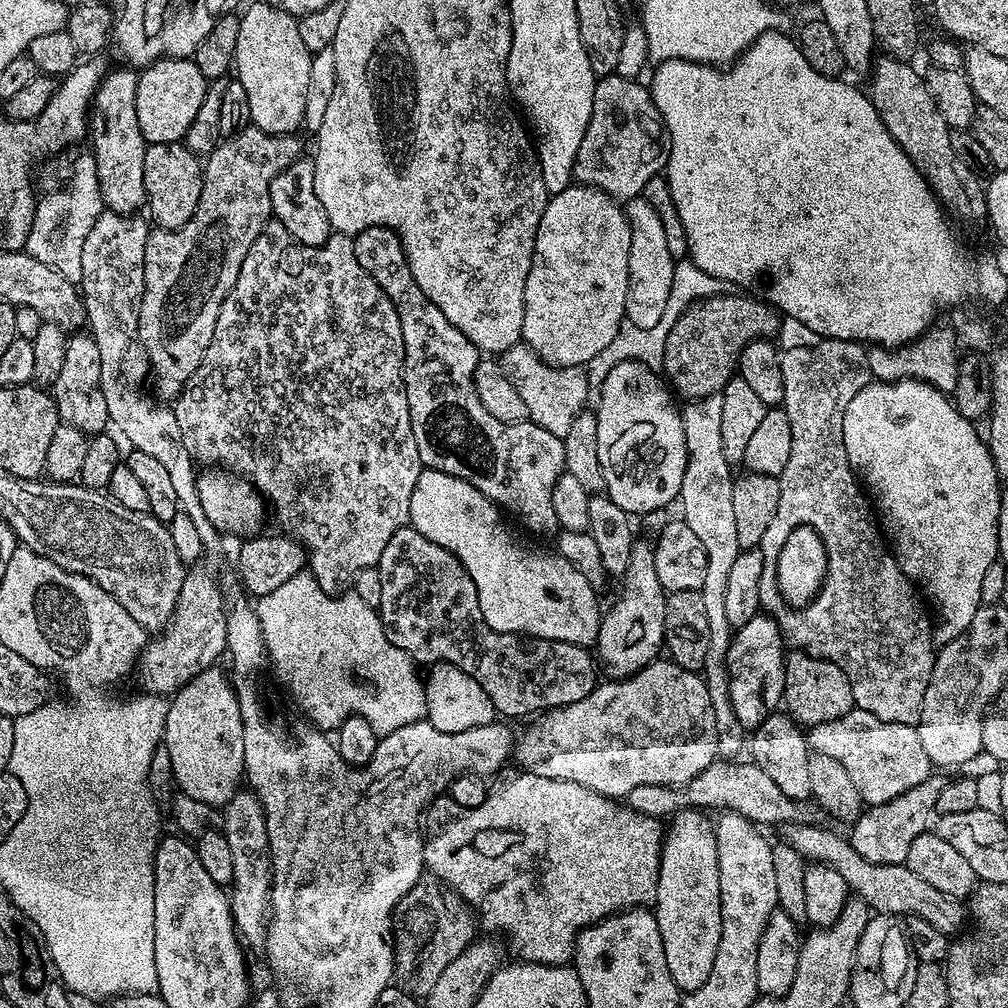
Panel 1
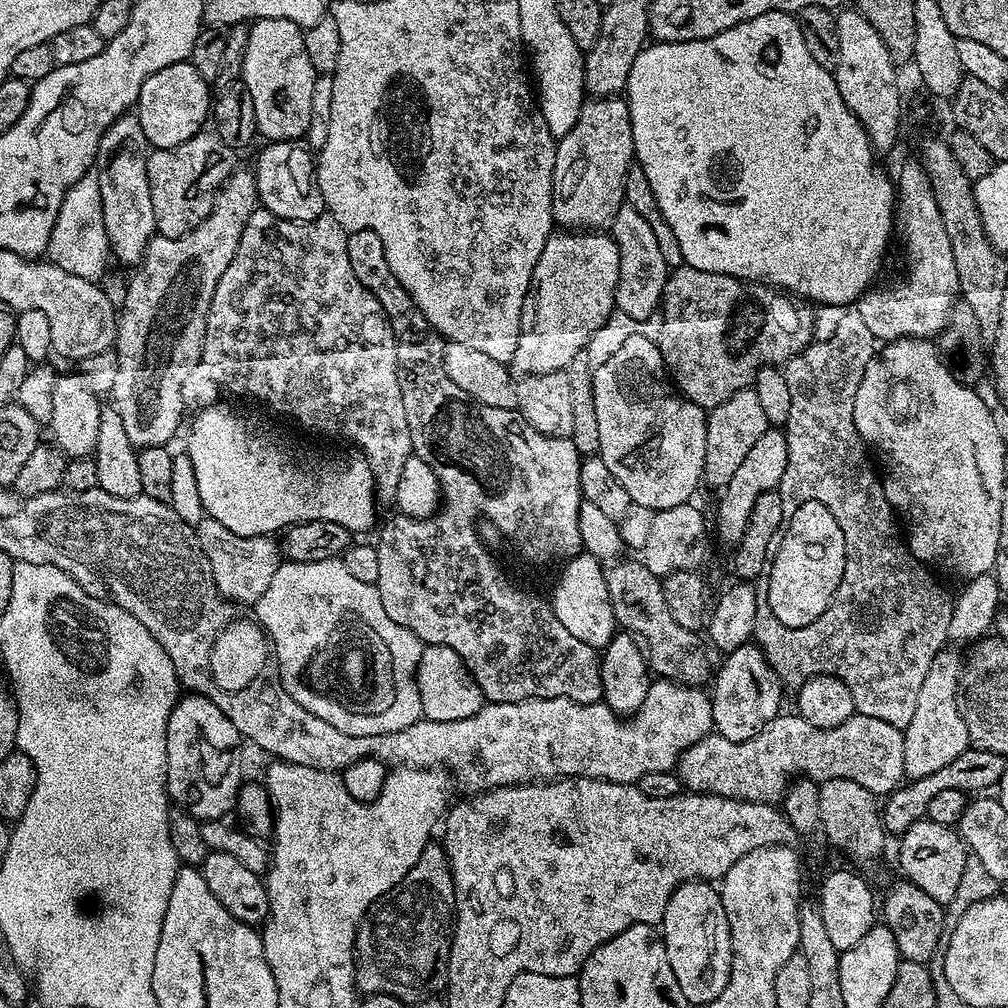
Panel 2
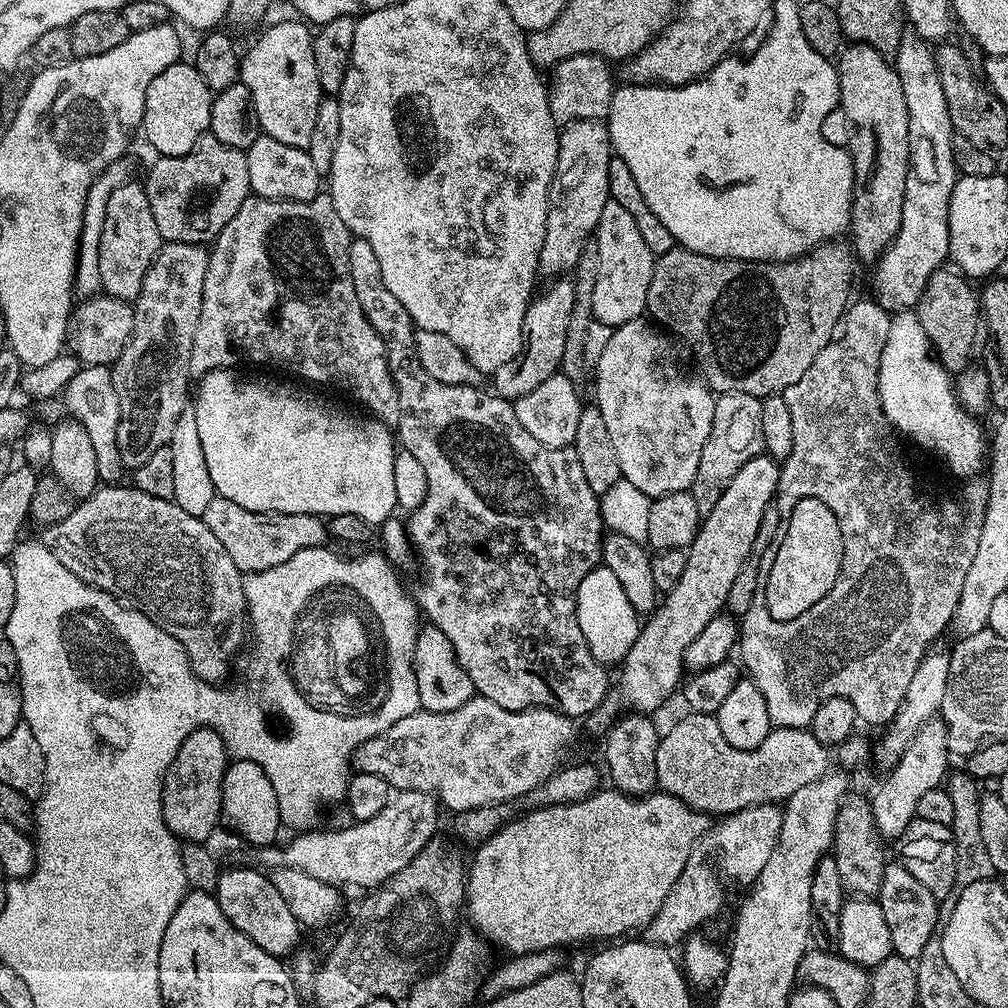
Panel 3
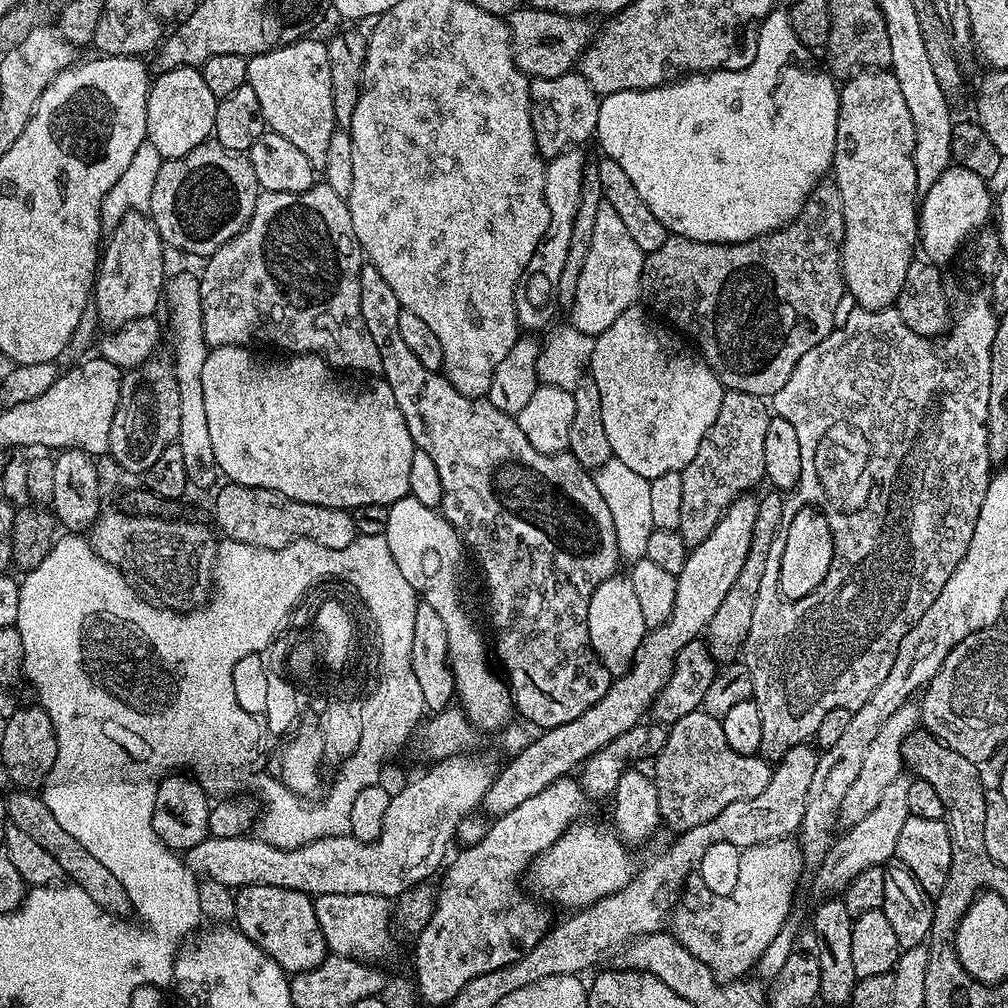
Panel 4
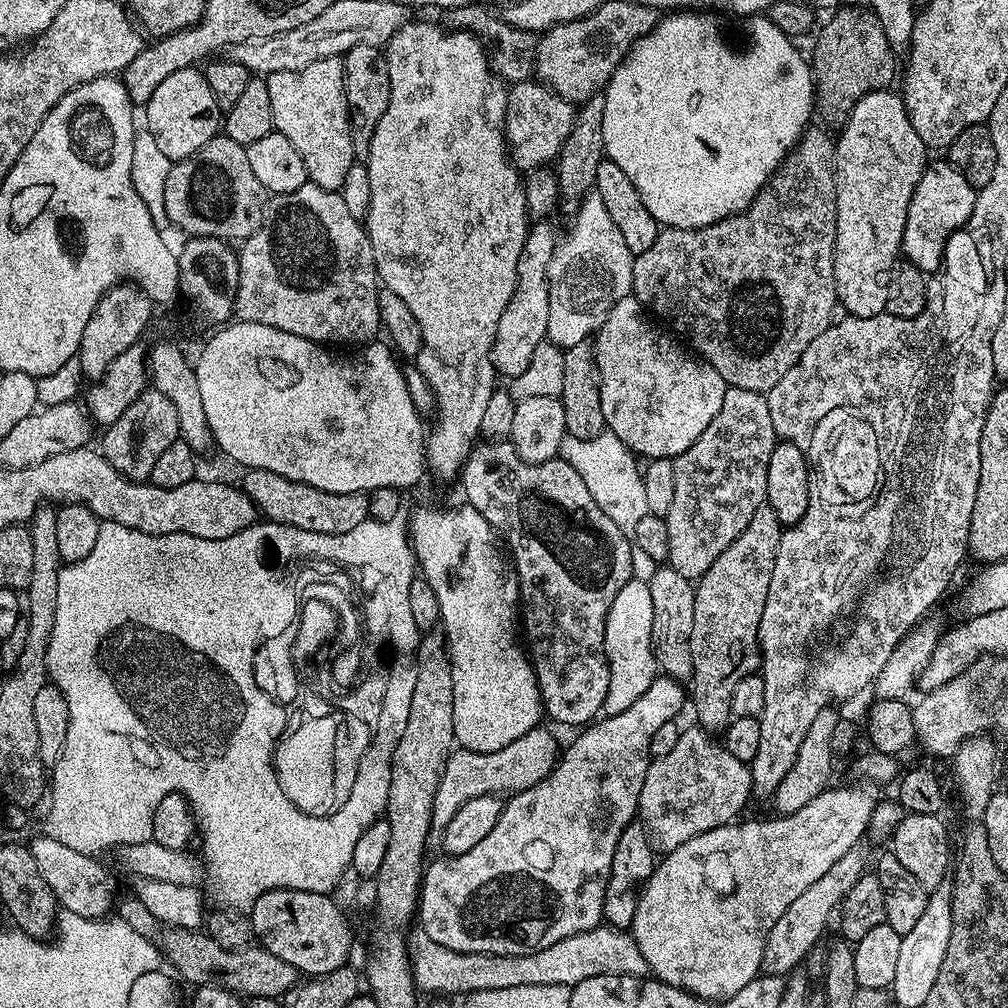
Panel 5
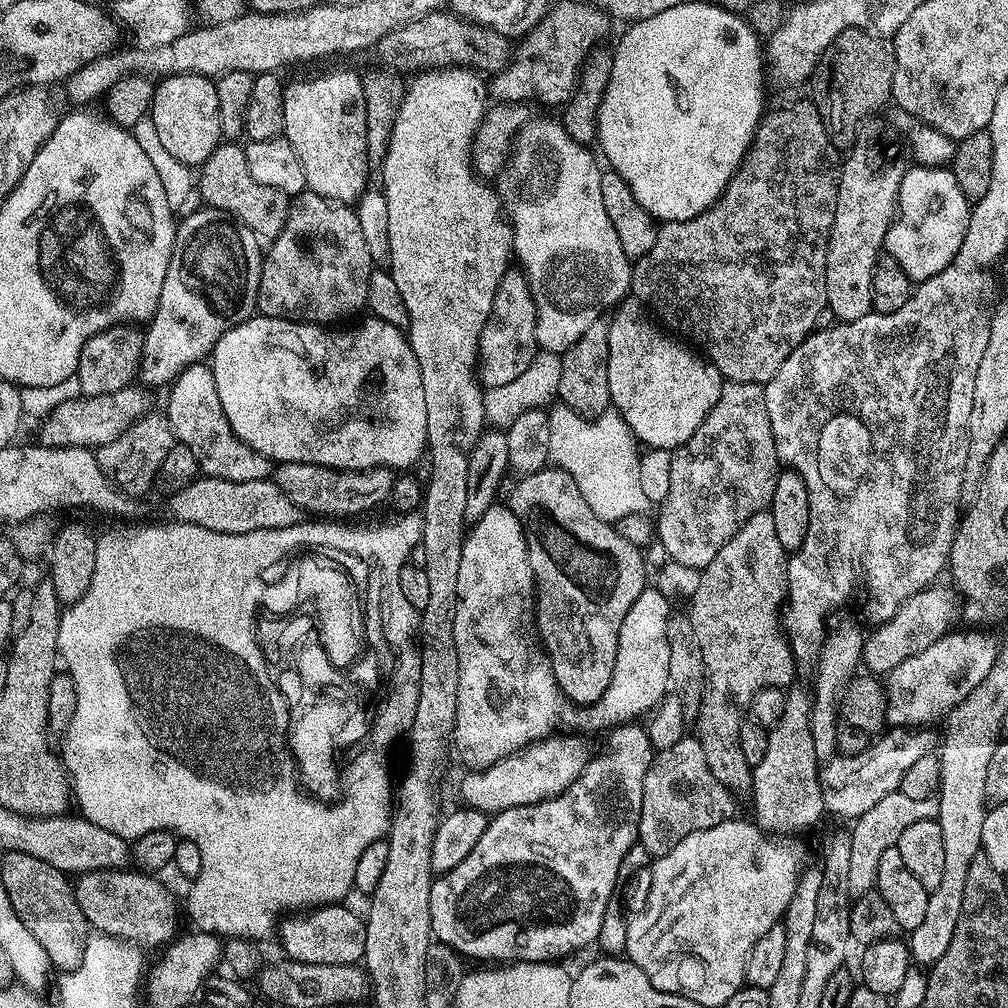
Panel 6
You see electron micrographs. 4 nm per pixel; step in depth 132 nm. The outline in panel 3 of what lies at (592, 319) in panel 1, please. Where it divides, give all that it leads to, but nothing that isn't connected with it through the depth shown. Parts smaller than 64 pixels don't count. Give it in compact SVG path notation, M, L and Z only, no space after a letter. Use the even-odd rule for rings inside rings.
M556 278L544 293L537 295L526 310L526 318L522 322L522 338L524 345L520 352L506 366L498 366L496 372L491 373L491 387L495 395L504 400L515 401L530 390L535 390L546 382L546 378L557 375L560 372L562 354L566 350L566 334L569 329L570 312L573 309L575 298L575 286L568 278Z

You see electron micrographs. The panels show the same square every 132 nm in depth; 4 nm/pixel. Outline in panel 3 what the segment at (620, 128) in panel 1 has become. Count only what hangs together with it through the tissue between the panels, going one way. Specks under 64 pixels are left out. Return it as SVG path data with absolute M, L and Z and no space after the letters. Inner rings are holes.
M575 120L559 129L558 162L548 195L546 238L540 251L541 277L560 278L571 273L583 247L593 239L602 218L602 206L610 199L608 167L614 155L608 125L604 120Z

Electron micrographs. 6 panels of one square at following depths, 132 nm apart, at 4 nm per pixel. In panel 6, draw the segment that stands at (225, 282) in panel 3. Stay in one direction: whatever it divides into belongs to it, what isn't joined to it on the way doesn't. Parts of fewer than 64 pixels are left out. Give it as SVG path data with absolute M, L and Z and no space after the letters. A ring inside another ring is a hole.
M305 190L291 197L286 226L282 226L282 234L278 234L278 238L267 245L266 255L260 265L256 307L261 316L332 326L347 321L344 320L347 316L354 315L359 308L367 305L368 283L373 270L370 250L362 235L362 226L358 226L355 211L347 204L327 200L325 196Z

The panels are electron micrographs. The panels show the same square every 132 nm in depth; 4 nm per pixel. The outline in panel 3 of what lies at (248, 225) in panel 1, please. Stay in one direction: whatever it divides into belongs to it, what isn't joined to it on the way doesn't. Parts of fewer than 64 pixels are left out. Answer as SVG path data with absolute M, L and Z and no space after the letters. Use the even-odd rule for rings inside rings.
M165 243L150 270L146 270L142 290L135 298L132 337L116 363L111 365L114 390L118 393L118 454L122 454L125 469L142 466L142 462L147 462L157 450L171 445L174 426L178 426L178 418L189 403L190 350L194 350L194 334L202 314L202 282L206 282L208 254L209 249L202 244Z

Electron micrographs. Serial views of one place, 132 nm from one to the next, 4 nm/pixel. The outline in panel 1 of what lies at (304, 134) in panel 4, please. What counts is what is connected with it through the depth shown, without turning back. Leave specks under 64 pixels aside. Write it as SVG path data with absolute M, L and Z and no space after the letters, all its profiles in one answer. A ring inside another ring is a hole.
M270 2L246 8L238 26L234 76L242 82L242 90L246 90L252 124L275 136L295 133L304 123L313 53L306 50L302 34L298 34L300 22L297 17Z

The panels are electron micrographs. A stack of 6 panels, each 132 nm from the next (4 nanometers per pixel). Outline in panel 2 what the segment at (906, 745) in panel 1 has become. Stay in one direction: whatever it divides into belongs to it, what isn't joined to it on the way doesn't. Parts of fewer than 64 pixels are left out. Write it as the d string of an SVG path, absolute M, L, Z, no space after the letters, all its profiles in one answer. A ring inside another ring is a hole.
M799 714L775 716L758 734L742 742L730 742L719 734L703 736L687 748L676 762L674 772L689 792L725 796L758 804L776 804L788 785L797 778L823 782L830 778L850 778L866 786L877 798L887 797L905 783L901 729L859 714L846 718L842 726L810 726Z

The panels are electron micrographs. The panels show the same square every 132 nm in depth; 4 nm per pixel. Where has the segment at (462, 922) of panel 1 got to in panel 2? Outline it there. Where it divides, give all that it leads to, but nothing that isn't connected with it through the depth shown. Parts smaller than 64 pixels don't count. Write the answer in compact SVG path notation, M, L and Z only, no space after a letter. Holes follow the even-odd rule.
M430 842L422 850L422 858L414 862L410 874L402 878L395 888L385 892L364 915L360 929L356 931L356 987L364 994L390 994L406 1006L415 1006L419 1000L431 1000L436 991L448 983L448 963L456 895L450 862L444 853L443 843Z

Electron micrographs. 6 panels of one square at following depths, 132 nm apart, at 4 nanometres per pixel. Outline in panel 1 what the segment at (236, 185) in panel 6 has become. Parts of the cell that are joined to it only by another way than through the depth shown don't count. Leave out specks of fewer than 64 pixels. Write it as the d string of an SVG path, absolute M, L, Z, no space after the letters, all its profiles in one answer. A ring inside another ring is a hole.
M183 142L174 144L148 144L146 150L146 182L147 211L152 211L155 223L159 227L181 228L194 214L198 206L198 198L204 181L204 170L201 157L190 151Z

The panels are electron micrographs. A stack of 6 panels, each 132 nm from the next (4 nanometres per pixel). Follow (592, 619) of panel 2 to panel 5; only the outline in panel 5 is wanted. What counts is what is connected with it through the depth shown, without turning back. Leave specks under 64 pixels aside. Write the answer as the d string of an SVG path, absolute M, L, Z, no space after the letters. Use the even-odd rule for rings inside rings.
M630 579L622 590L610 602L610 610L606 614L606 630L604 631L604 649L610 670L610 686L606 690L606 702L602 709L604 716L622 714L629 706L634 706L646 690L650 690L650 682L658 675L656 653L652 651L652 627L654 626L654 602L650 599L650 586L646 580Z

